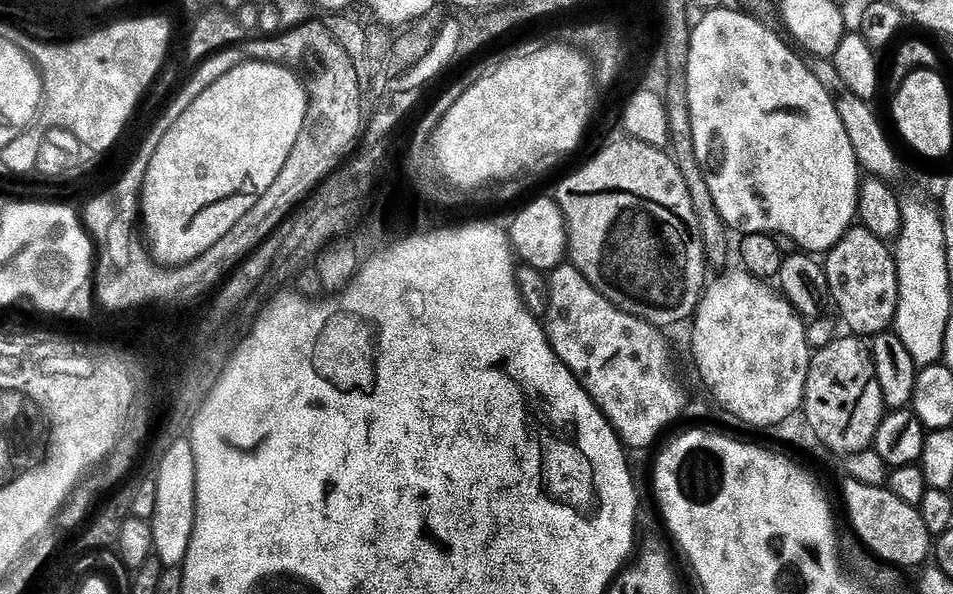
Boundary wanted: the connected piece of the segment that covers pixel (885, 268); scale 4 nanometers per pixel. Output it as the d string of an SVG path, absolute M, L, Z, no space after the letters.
M853 226L848 233L831 248L823 257L824 272L828 282L828 290L831 299L836 299L844 320L848 323L847 331L860 338L876 336L893 327L895 318L896 303L898 302L899 286L896 277L896 262L893 256L893 249L885 241L879 239L874 233L863 226Z

